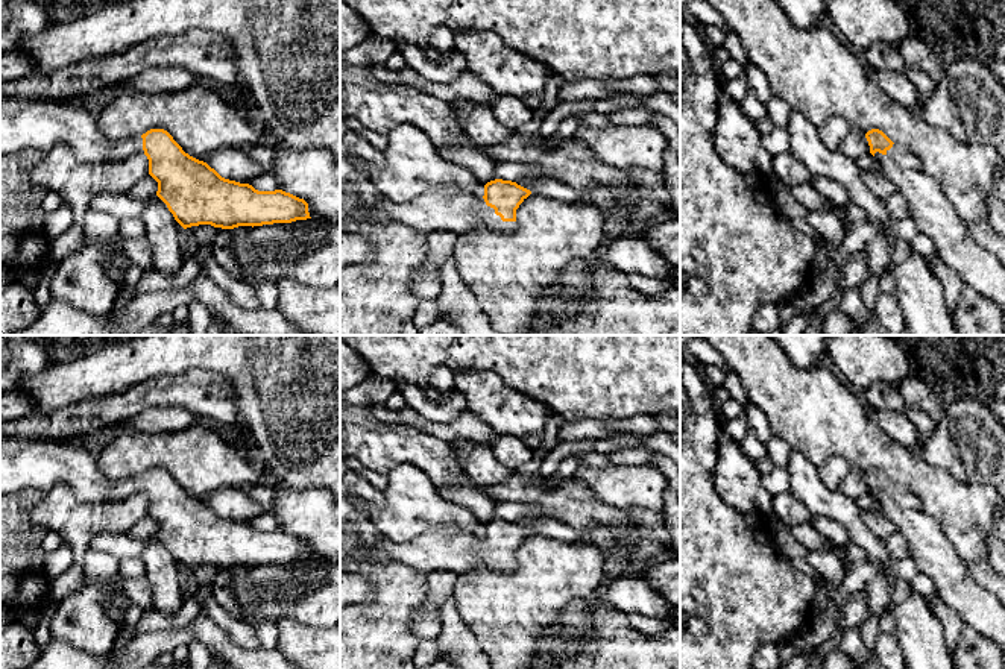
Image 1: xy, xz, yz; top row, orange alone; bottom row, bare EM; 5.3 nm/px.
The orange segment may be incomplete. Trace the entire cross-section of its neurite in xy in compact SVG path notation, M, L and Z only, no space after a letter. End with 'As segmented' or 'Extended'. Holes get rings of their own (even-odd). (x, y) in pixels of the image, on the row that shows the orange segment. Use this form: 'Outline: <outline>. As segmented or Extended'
Outline: M12 97L0 100L0 155L33 149L41 153L64 144L79 162L124 161L135 153L149 159L149 174L158 182L156 196L167 205L175 220L184 228L211 225L222 229L263 226L311 218L308 203L282 190L258 191L249 184L222 177L206 162L182 150L164 129L150 129L141 137L114 143L102 130L97 114L74 100L27 100Z. Extended

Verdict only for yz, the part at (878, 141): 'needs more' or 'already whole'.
needs more

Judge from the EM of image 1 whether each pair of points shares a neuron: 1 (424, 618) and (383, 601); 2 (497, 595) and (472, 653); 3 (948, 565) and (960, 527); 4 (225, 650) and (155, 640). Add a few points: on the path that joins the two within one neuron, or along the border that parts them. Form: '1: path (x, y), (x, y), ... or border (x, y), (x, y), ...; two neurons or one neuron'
1: border (425, 580), (427, 599), (412, 622), (419, 639); two neurons
2: border (457, 610), (486, 653); two neurons
3: border (932, 516), (940, 522), (943, 533), (964, 562); two neurons
4: path (208, 634), (187, 633), (172, 639); one neuron

